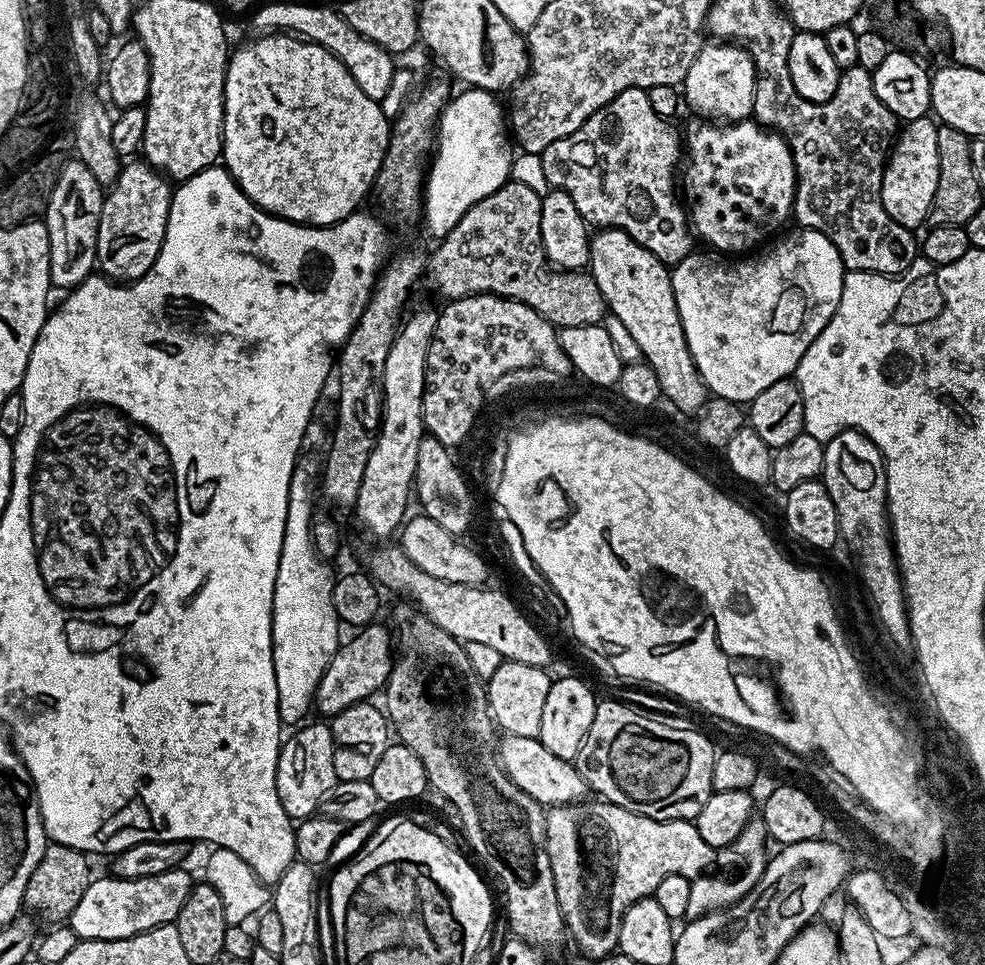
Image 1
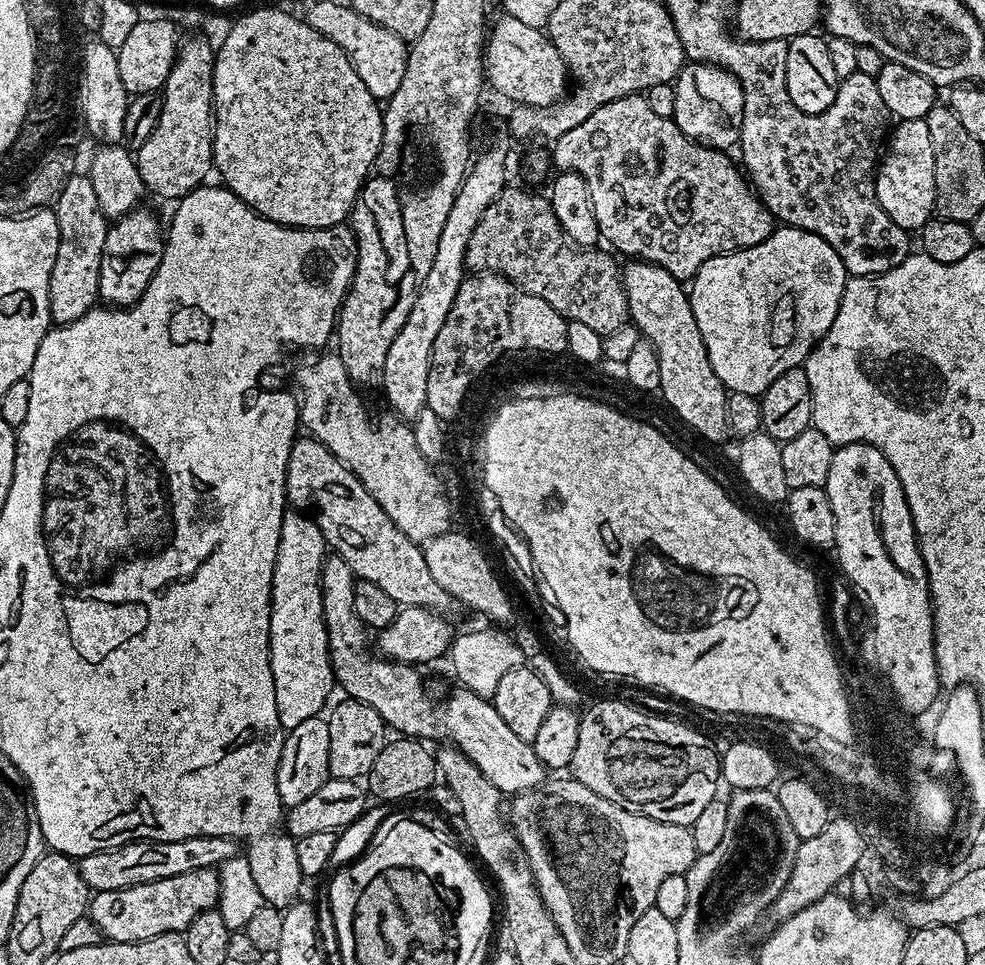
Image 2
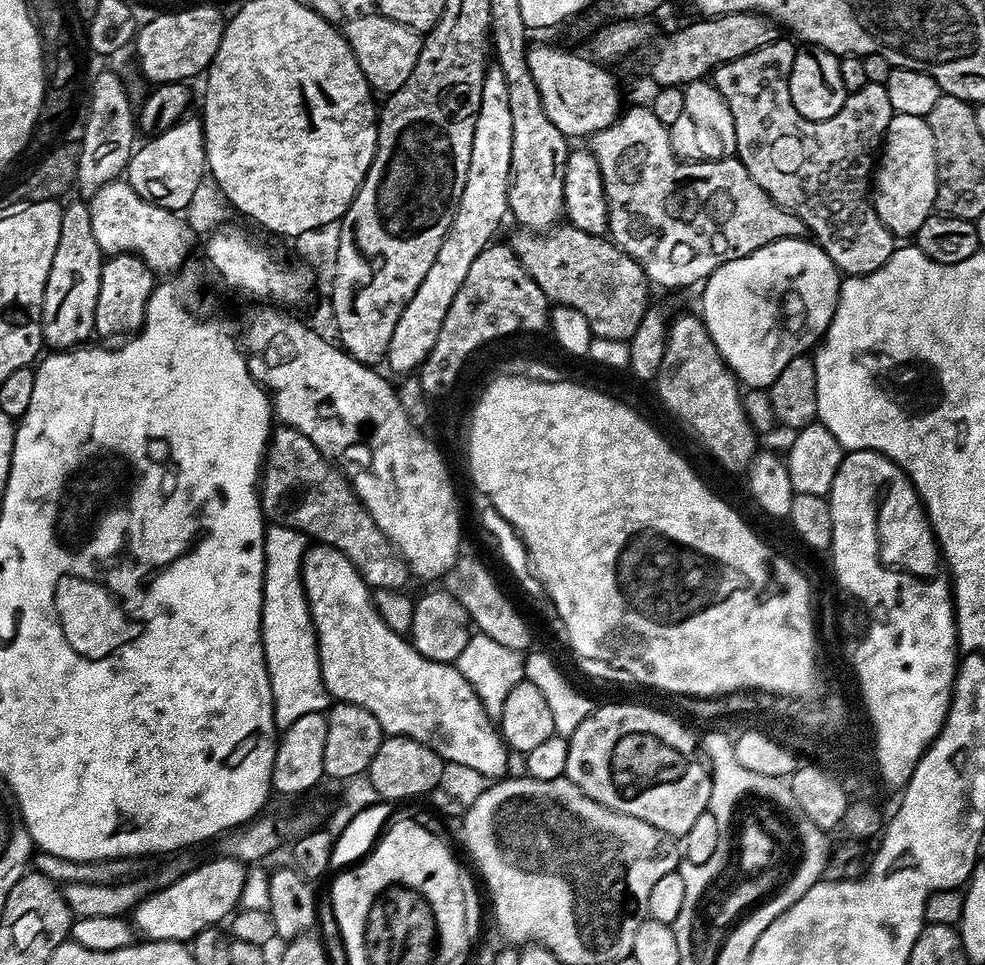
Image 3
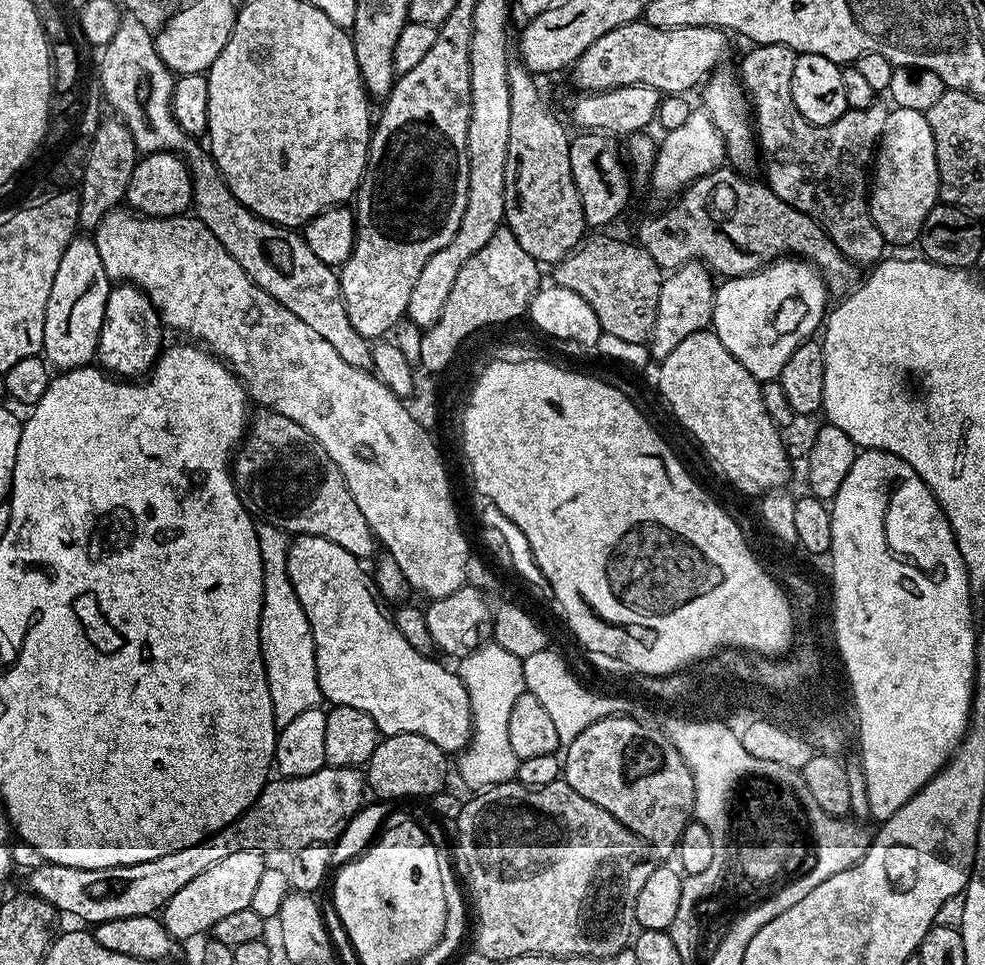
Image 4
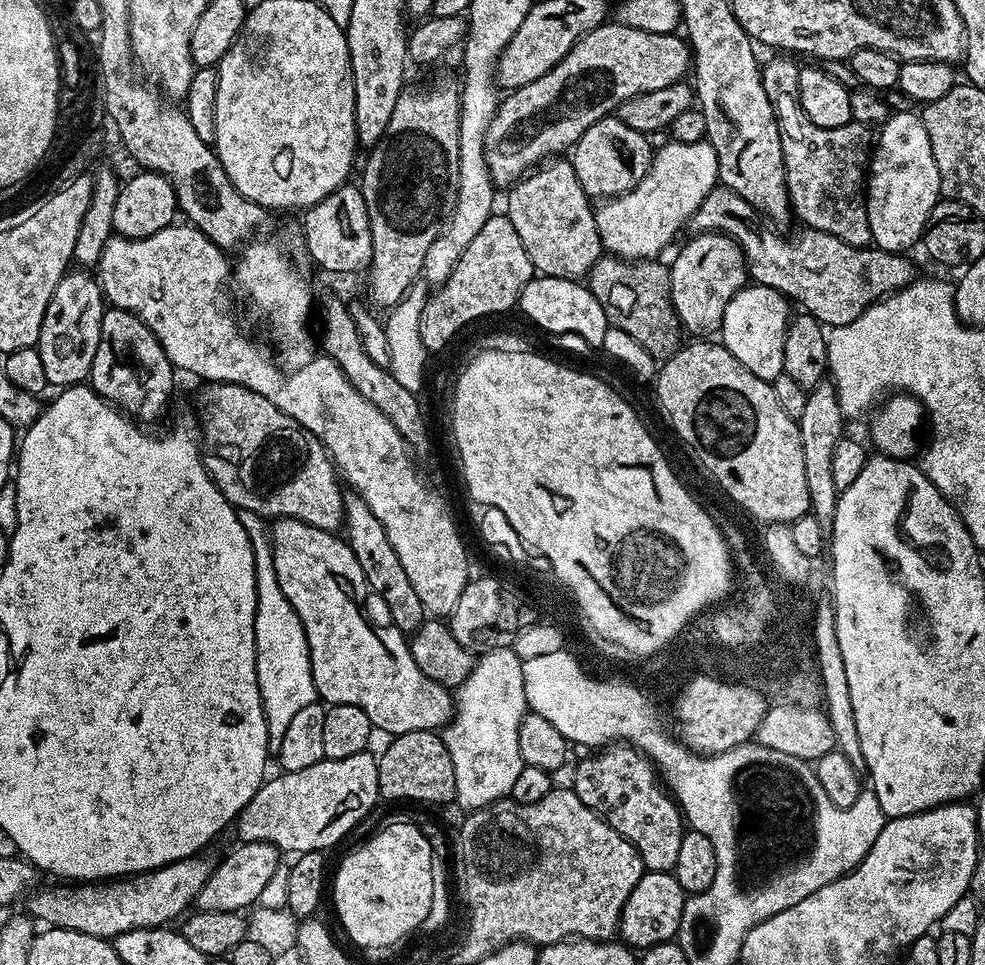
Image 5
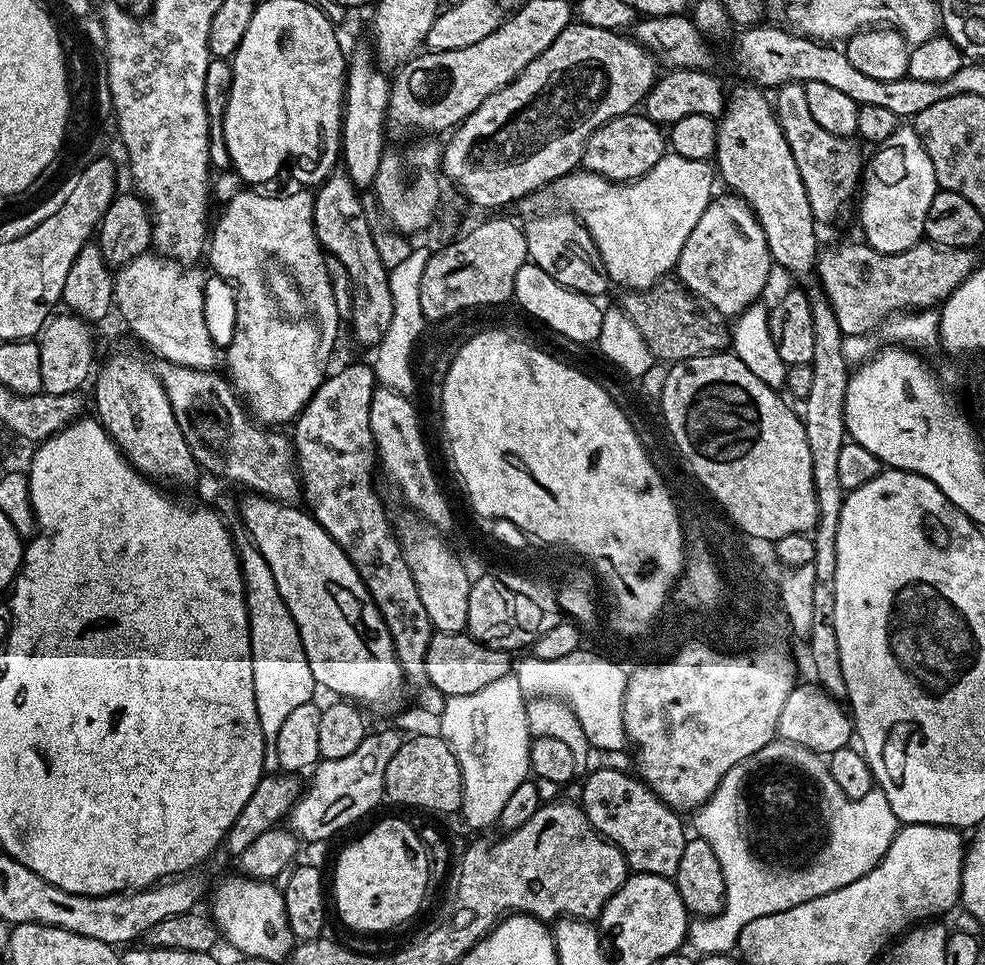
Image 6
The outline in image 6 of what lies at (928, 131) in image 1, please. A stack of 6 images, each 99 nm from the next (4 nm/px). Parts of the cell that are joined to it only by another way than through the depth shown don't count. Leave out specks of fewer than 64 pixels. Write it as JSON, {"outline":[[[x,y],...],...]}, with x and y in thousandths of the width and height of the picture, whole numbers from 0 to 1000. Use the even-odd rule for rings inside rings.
{"outline":[[[912,131],[908,135],[908,139],[904,139],[904,143],[897,148],[892,150],[888,154],[889,158],[884,163],[883,161],[879,166],[879,173],[875,178],[875,194],[871,199],[871,211],[873,207],[873,236],[877,239],[875,245],[876,252],[883,254],[887,259],[892,261],[898,261],[899,263],[912,263],[916,259],[924,259],[924,255],[935,252],[936,246],[938,245],[938,231],[940,230],[940,218],[944,218],[944,209],[948,209],[948,201],[952,198],[952,192],[950,189],[950,181],[948,180],[948,172],[944,168],[944,160],[940,160],[940,155],[936,151],[936,147],[932,143],[929,132]]]}

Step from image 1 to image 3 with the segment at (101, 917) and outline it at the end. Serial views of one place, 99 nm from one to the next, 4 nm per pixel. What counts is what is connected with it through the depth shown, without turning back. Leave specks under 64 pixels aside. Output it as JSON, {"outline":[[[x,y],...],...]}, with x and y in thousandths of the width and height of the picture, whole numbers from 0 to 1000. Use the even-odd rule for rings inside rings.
{"outline":[[[231,887],[220,890],[192,898],[173,918],[151,923],[132,946],[137,965],[146,974],[193,976],[205,964],[226,959],[241,944],[253,901]]]}

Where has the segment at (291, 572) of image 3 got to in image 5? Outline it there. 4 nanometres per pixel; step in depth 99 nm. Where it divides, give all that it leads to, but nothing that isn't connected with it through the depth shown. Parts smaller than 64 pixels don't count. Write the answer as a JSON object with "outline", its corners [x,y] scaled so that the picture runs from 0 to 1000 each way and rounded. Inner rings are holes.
{"outline":[[[245,526],[243,533],[246,545],[254,558],[254,566],[258,570],[260,697],[270,744],[272,777],[273,780],[280,781],[283,780],[286,765],[290,762],[290,756],[296,745],[311,732],[322,728],[323,722],[317,702],[317,687],[311,665],[311,653],[298,632],[298,628],[294,628],[290,616],[286,616],[286,607],[282,607],[282,595],[278,595],[278,574],[276,573],[273,544],[270,542],[269,536],[264,535],[258,528]]]}

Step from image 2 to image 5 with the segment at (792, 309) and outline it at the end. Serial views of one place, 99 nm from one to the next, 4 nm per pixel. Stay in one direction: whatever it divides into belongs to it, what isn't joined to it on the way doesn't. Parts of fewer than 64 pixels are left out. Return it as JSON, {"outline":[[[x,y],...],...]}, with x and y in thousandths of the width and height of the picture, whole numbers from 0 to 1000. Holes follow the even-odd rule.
{"outline":[[[763,292],[741,309],[731,335],[730,347],[735,360],[761,383],[761,388],[781,396],[788,394],[796,383],[796,344],[802,331],[800,318],[802,312],[793,303]]]}

